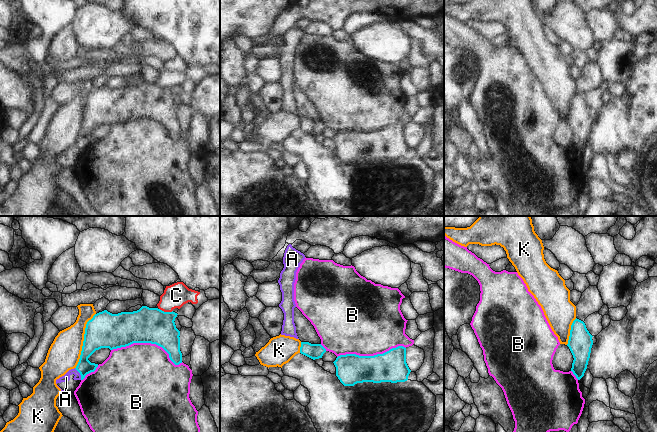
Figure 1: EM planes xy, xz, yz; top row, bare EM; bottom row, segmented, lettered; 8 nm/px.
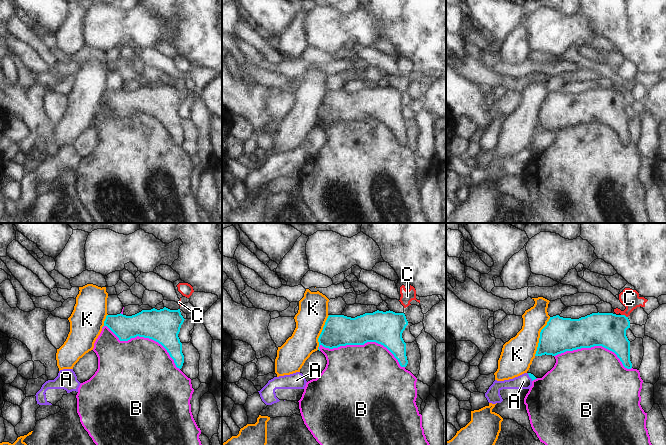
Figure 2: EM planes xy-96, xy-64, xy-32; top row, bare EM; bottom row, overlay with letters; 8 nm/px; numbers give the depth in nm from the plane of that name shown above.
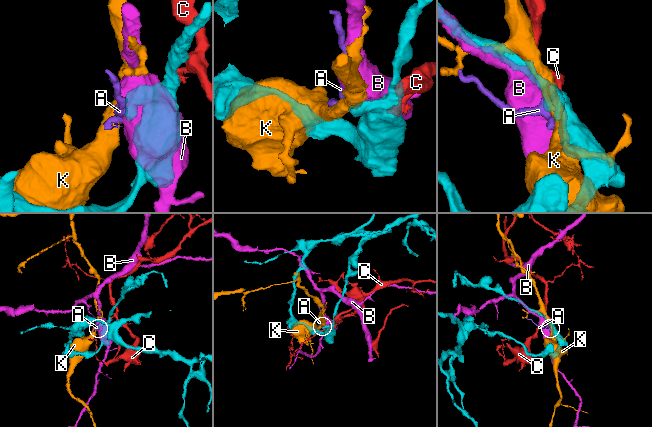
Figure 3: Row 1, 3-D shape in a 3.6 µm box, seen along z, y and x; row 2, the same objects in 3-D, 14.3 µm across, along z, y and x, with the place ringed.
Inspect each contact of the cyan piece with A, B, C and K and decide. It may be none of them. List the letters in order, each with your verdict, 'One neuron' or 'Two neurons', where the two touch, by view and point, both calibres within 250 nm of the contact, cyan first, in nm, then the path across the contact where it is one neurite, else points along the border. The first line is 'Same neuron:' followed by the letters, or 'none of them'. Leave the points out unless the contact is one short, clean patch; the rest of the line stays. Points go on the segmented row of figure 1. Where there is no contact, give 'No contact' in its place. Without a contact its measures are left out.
Same neuron: none of them
A: Two neurons. Touches cyan at xy (80, 374). Thickness 120 nm (cyan) against 60 nm. Boundary: xy (74, 368), (79, 373), (81, 379)
B: Two neurons. Touches cyan at xy (148, 342). Thickness 280 nm (cyan) against 480 nm
C: Two neurons. Touches cyan at xy (166, 312). Thickness 280 nm (cyan) against 190 nm. Boundary: xy (159, 308), (164, 311), (172, 311)
K: Two neurons. Touches cyan at xy (83, 341). Thickness 280 nm (cyan) against 260 nm

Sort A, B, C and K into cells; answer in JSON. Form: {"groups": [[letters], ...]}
{"groups": [["A"], ["B"], ["C"], ["K"]]}

